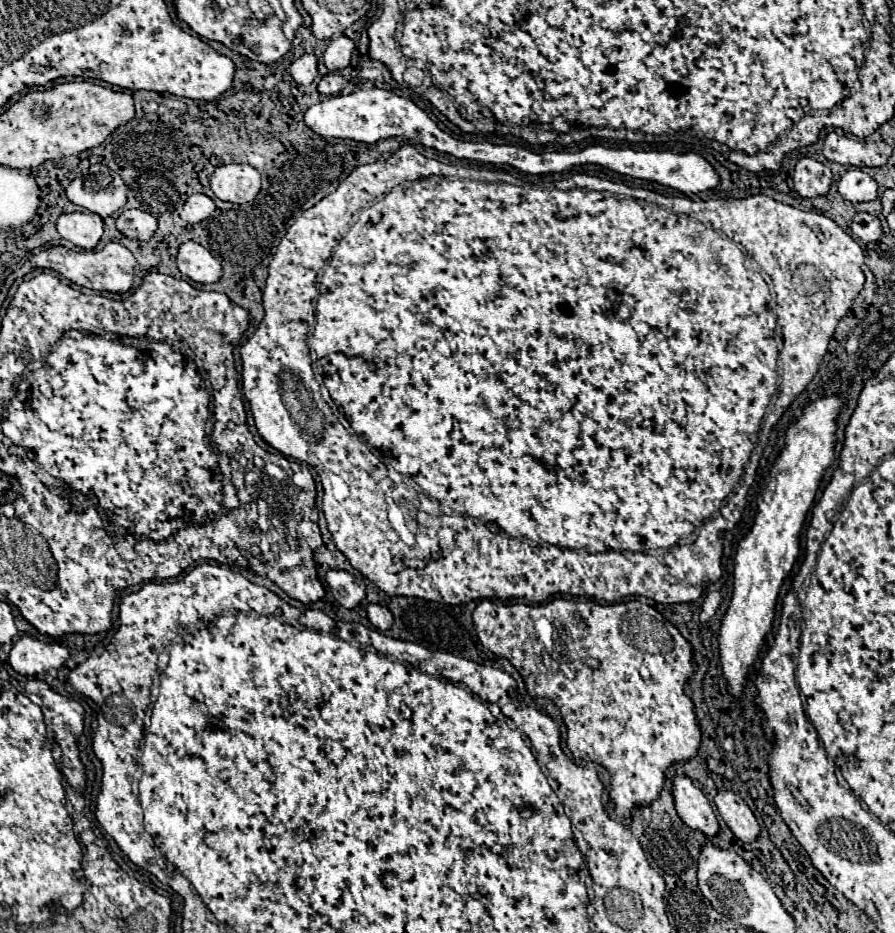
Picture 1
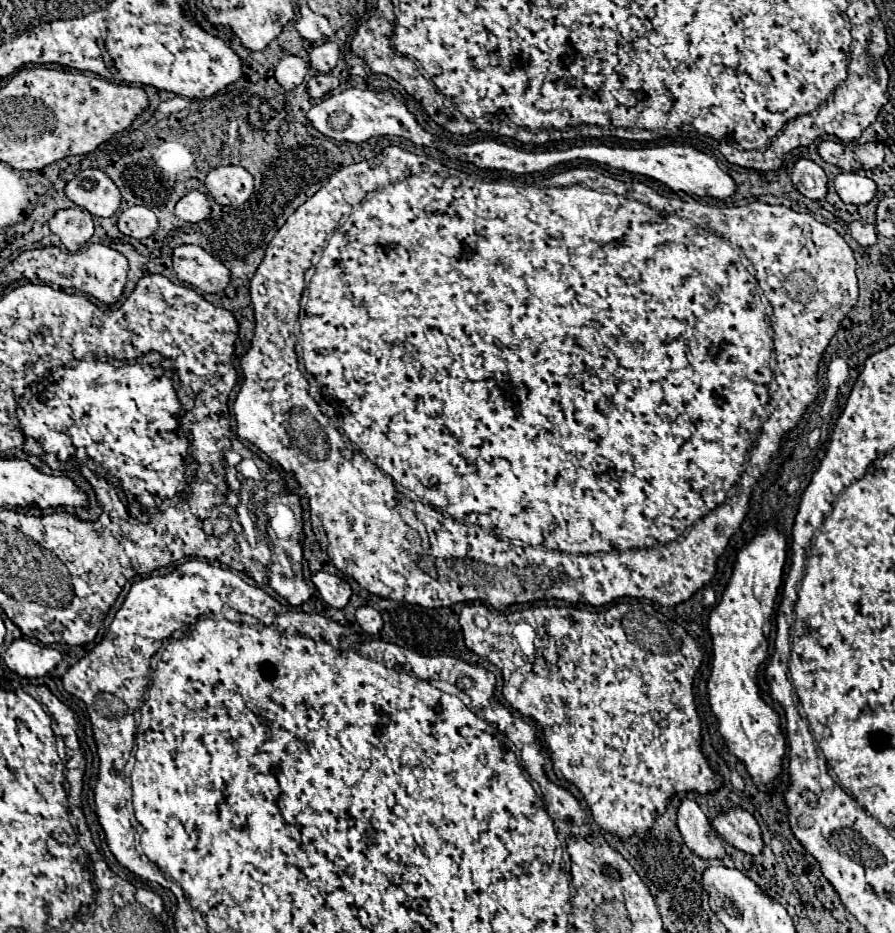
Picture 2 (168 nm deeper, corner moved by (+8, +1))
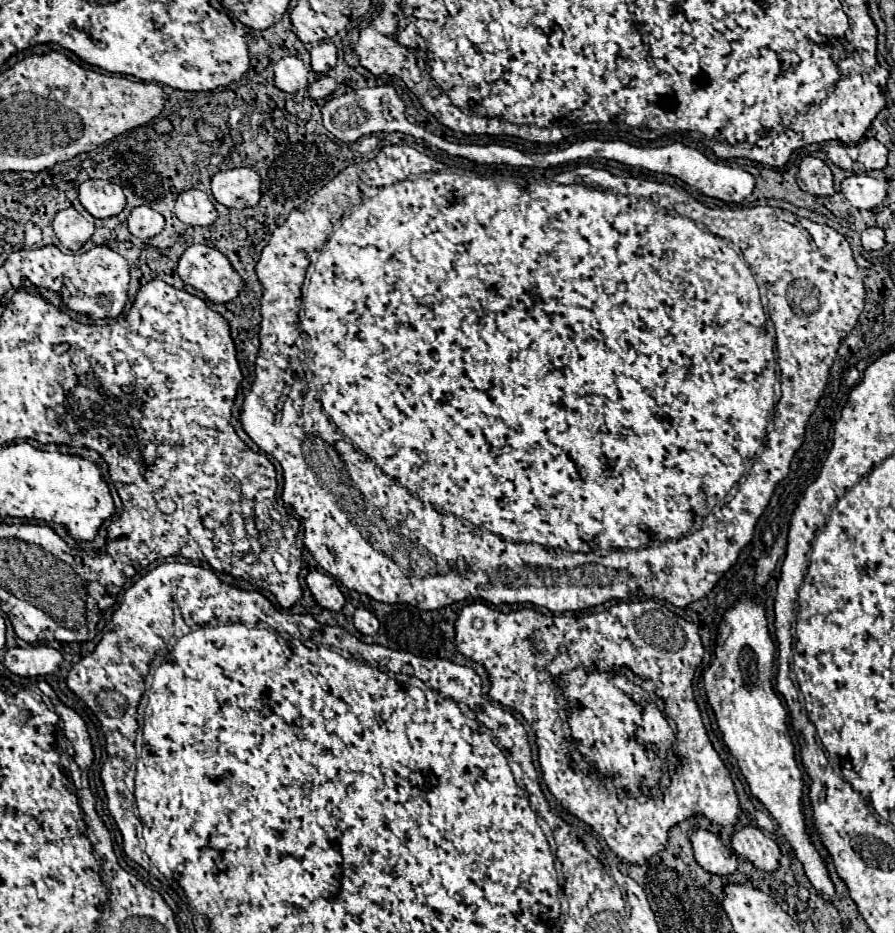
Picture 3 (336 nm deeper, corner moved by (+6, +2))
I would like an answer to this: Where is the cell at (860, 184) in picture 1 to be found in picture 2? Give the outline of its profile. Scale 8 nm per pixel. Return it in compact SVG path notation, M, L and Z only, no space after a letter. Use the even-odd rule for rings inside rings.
M843 172L835 178L835 190L845 204L869 204L877 194L877 184L863 172Z

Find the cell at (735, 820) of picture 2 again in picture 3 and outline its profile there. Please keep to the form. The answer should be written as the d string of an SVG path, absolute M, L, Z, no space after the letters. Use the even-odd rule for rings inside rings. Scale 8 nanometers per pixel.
M747 825L733 833L731 847L737 855L749 859L761 871L775 871L779 867L779 847L771 837L765 837L761 829Z

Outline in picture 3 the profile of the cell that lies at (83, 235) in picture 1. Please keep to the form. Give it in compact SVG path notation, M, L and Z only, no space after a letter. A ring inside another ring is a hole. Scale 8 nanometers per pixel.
M75 207L59 211L53 219L53 229L61 245L71 251L79 251L93 235L93 223L83 217Z

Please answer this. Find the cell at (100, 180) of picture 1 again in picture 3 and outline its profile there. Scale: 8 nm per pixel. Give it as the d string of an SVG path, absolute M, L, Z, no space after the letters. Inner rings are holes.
M89 179L79 185L79 201L81 205L97 219L107 219L125 207L125 195L119 185L101 181L101 179Z

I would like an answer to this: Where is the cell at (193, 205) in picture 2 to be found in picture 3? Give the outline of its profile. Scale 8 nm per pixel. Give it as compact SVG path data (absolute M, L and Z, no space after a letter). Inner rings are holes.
M199 189L179 193L179 197L175 201L175 215L185 225L207 227L217 221L217 211L215 211L209 195Z

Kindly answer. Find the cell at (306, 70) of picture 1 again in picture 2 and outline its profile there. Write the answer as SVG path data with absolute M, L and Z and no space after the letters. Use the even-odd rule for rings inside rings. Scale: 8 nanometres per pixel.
M285 56L275 68L275 80L279 82L281 88L293 90L303 82L307 72L309 72L309 64L303 62L299 56Z

